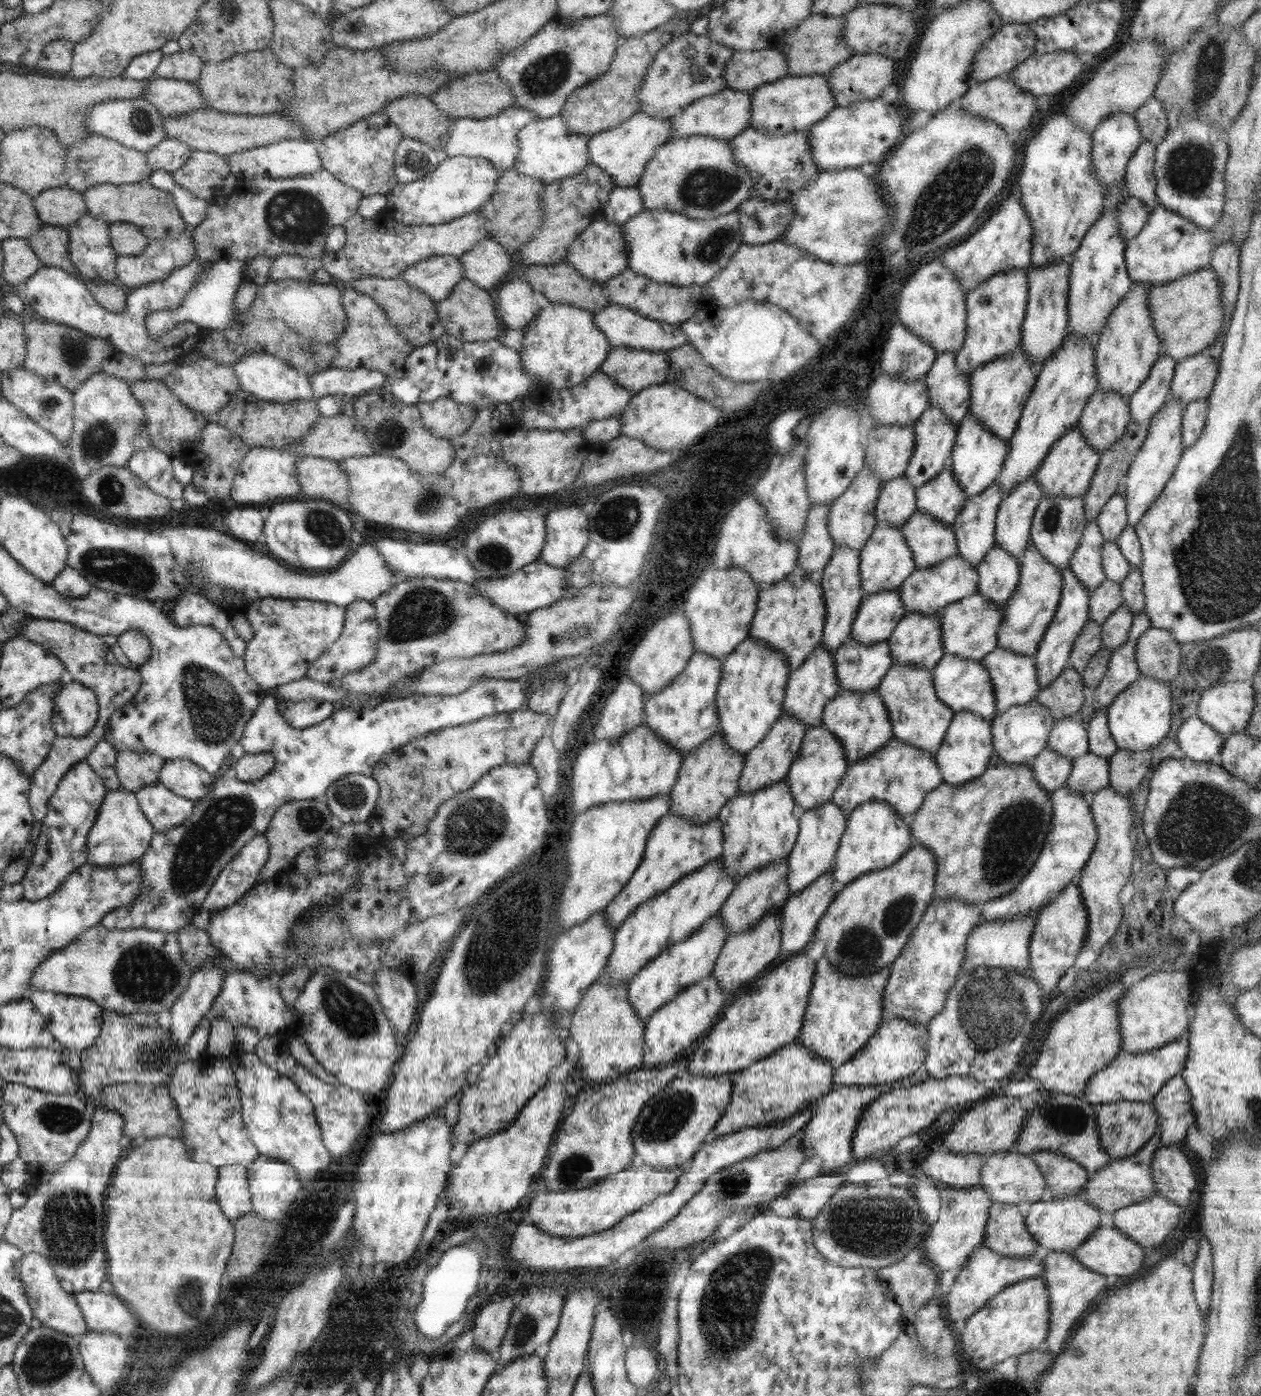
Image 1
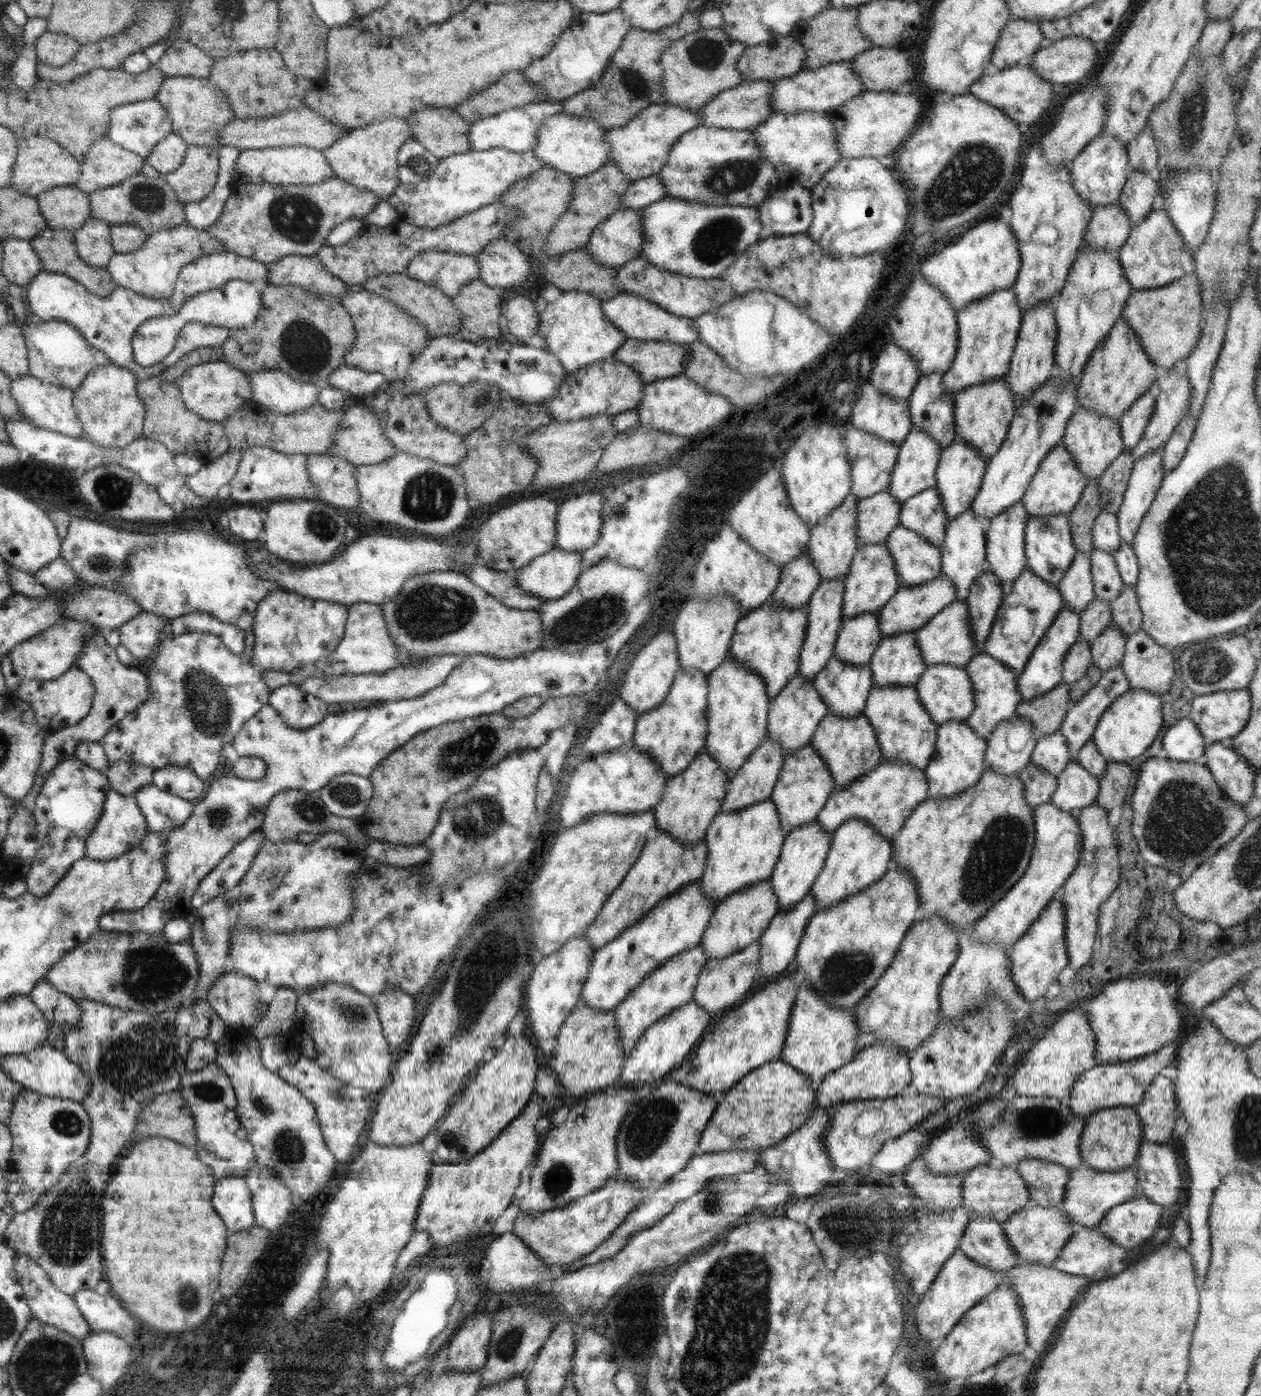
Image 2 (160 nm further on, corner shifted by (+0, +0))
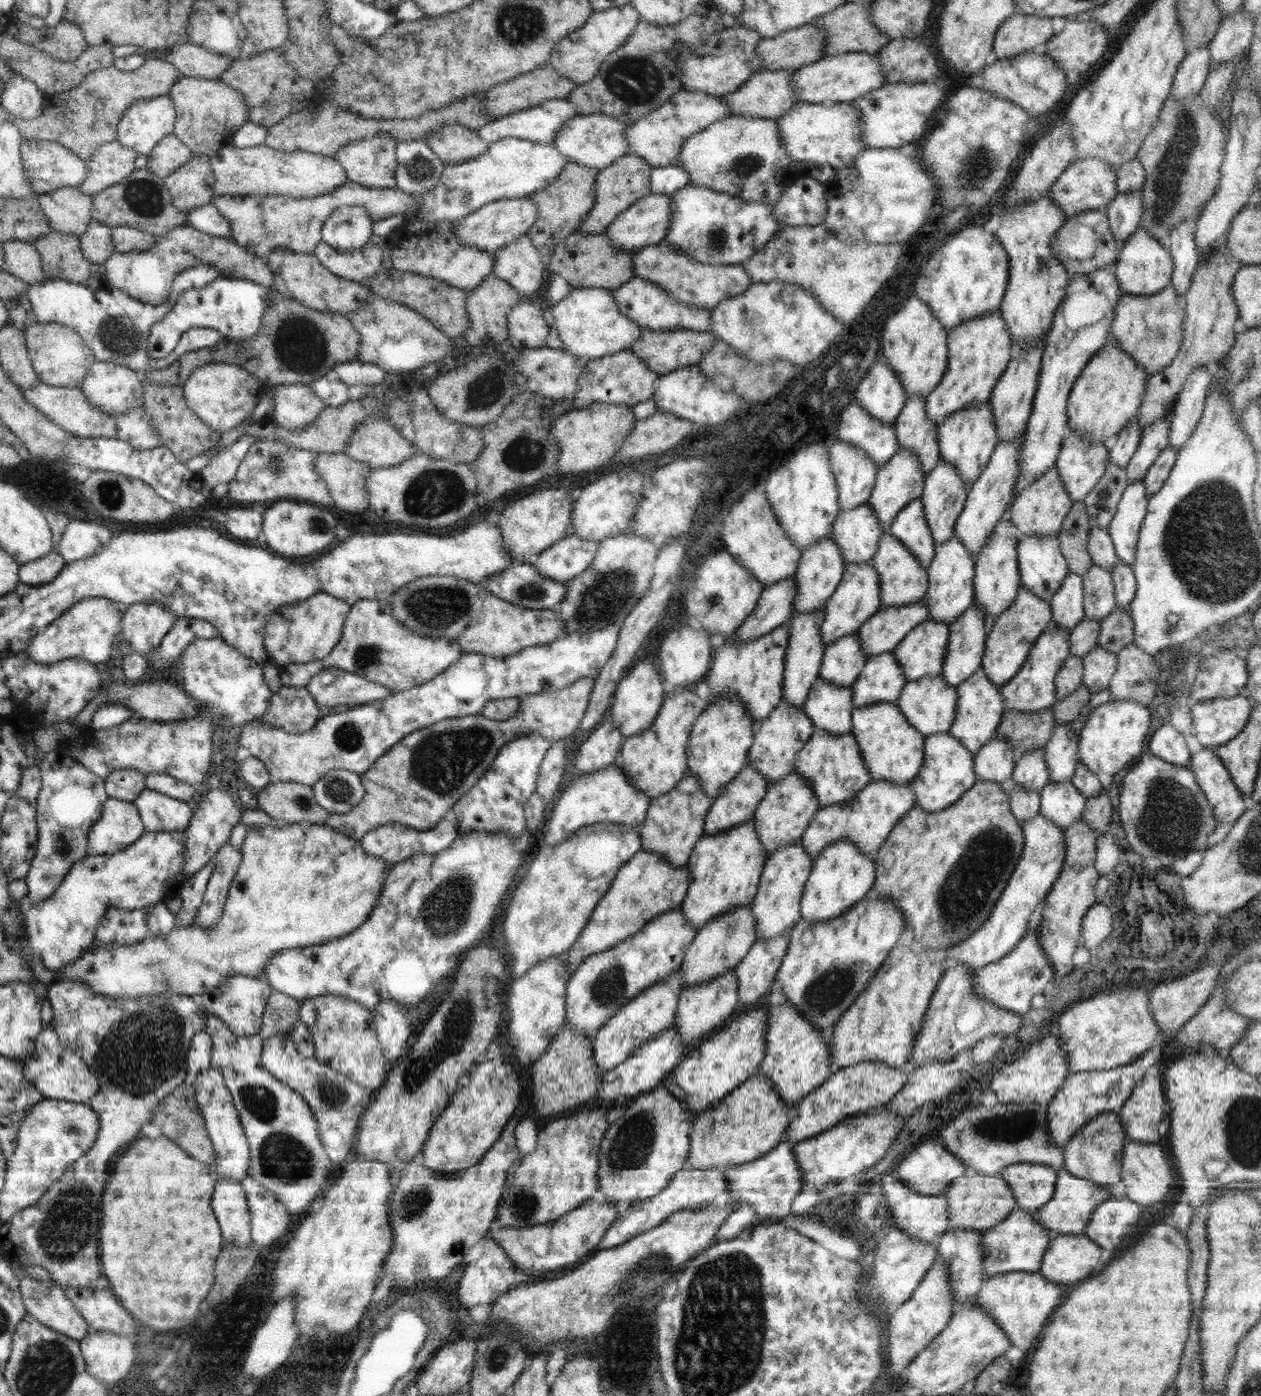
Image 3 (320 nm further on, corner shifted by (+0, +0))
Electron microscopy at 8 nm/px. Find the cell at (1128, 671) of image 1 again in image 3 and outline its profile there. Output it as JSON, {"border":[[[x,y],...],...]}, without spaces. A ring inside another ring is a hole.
{"border":[[[1110,686],[1092,695],[1088,707],[1072,722],[1056,724],[1048,742],[1043,746],[1044,760],[1049,770],[1049,782],[1064,782],[1075,773],[1079,763],[1078,741],[1085,720],[1096,706],[1111,701]]]}

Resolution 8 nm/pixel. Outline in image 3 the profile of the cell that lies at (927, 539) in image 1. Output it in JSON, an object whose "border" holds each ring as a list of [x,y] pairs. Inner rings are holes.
{"border":[[[883,532],[878,541],[878,550],[870,560],[876,567],[876,573],[880,575],[880,593],[882,593],[882,605],[879,610],[893,606],[912,605],[924,598],[928,590],[928,569],[920,565],[920,560],[912,555],[891,532]]]}

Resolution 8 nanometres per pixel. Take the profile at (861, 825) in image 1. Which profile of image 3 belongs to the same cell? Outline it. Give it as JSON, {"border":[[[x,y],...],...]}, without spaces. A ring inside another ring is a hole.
{"border":[[[842,839],[814,857],[810,876],[803,888],[800,901],[801,918],[814,922],[837,918],[873,893],[876,878],[873,856],[868,856],[854,844]]]}

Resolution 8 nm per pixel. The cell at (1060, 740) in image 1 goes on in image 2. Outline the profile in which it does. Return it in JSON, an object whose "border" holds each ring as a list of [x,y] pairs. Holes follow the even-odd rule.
{"border":[[[1058,730],[1052,734],[1037,736],[1030,760],[1050,774],[1059,775],[1071,761],[1066,737]]]}

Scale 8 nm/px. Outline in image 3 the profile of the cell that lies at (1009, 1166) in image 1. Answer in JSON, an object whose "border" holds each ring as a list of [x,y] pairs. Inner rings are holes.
{"border":[[[972,1174],[970,1178],[968,1176],[956,1178],[952,1182],[952,1186],[944,1192],[948,1203],[947,1213],[949,1214],[950,1224],[953,1224],[954,1229],[962,1228],[978,1231],[985,1231],[996,1226],[1008,1216],[1009,1212],[1019,1208],[1009,1186],[998,1175]]]}

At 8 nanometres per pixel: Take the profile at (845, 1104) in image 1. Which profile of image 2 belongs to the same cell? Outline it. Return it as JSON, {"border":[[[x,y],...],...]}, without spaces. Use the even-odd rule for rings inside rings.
{"border":[[[815,1106],[810,1118],[800,1128],[787,1134],[780,1142],[763,1149],[758,1155],[756,1163],[768,1168],[768,1173],[776,1176],[776,1182],[786,1181],[792,1185],[790,1196],[786,1201],[793,1198],[816,1197],[819,1194],[818,1190],[837,1173],[823,1145],[823,1134],[830,1120],[830,1113],[820,1106]]]}

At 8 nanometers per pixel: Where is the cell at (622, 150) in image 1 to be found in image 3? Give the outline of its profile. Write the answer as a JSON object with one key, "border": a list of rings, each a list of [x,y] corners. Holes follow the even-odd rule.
{"border":[[[677,91],[668,102],[627,126],[628,156],[643,158],[651,168],[672,165],[679,156],[682,143],[692,134],[728,117],[728,106],[721,97],[706,96],[702,92]]]}

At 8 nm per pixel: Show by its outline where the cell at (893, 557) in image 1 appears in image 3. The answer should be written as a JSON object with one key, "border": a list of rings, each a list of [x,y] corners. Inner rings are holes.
{"border":[[[872,562],[862,565],[846,565],[842,581],[832,597],[826,602],[824,622],[822,622],[822,640],[826,645],[838,639],[856,633],[882,605],[880,593],[880,575]]]}

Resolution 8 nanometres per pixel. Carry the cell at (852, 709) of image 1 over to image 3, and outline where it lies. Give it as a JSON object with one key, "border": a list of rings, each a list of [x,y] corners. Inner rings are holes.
{"border":[[[816,728],[810,740],[797,754],[794,769],[809,782],[818,799],[819,809],[852,798],[872,780],[855,735],[851,732],[830,734],[827,730]]]}

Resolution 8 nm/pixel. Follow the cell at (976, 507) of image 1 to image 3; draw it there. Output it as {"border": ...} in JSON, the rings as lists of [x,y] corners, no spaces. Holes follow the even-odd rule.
{"border":[[[953,534],[952,538],[942,544],[936,544],[934,559],[928,566],[928,590],[926,598],[929,621],[951,625],[970,605],[974,603],[974,576],[976,562],[969,550]]]}

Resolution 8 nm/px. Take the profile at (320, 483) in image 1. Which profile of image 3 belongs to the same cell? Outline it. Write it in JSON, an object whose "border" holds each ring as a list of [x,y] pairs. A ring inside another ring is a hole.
{"border":[[[318,453],[313,465],[338,508],[360,512],[370,507],[367,476],[371,468],[366,463],[358,462],[346,453]]]}

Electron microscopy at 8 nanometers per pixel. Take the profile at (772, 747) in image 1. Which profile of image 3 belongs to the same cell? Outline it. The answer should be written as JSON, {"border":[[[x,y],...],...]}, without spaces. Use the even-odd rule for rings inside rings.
{"border":[[[751,764],[745,767],[733,778],[723,789],[723,791],[712,801],[711,807],[705,816],[703,834],[718,834],[723,830],[728,830],[739,824],[744,824],[753,818],[754,811],[758,803],[770,789],[770,782],[763,777]]]}

